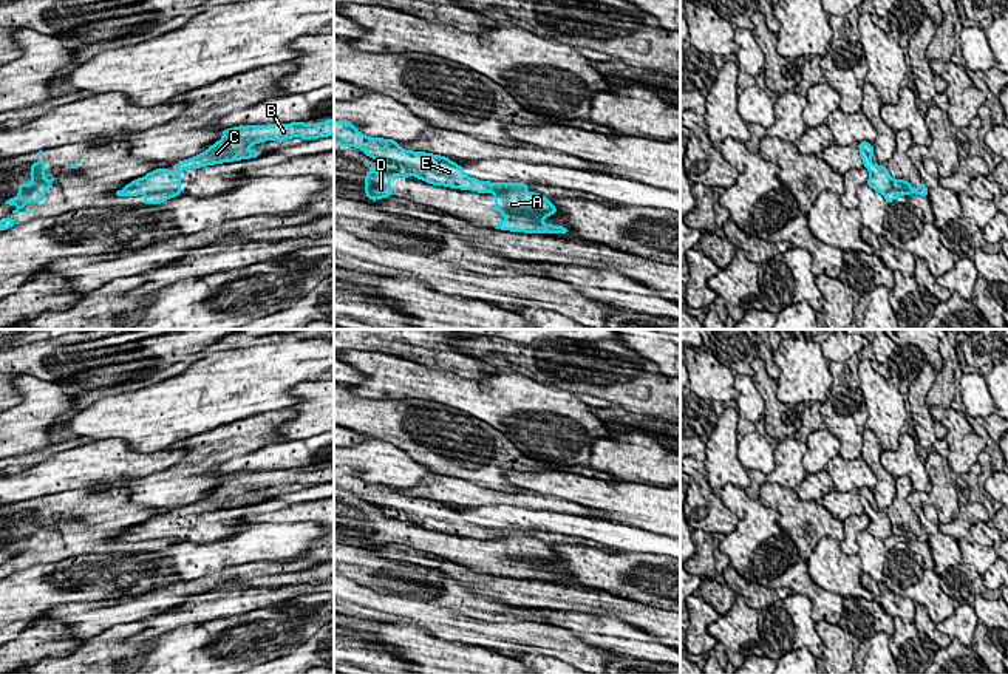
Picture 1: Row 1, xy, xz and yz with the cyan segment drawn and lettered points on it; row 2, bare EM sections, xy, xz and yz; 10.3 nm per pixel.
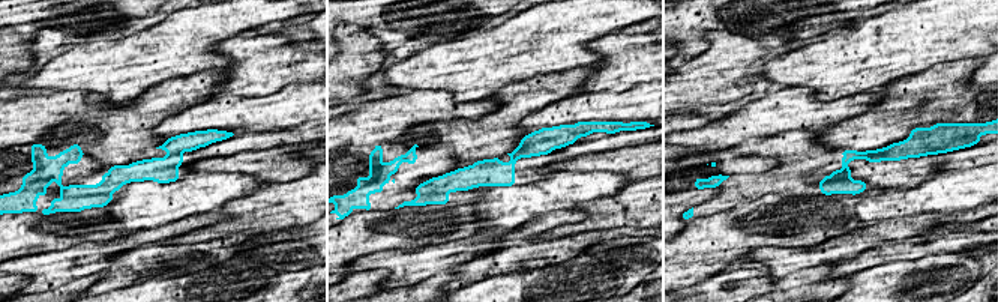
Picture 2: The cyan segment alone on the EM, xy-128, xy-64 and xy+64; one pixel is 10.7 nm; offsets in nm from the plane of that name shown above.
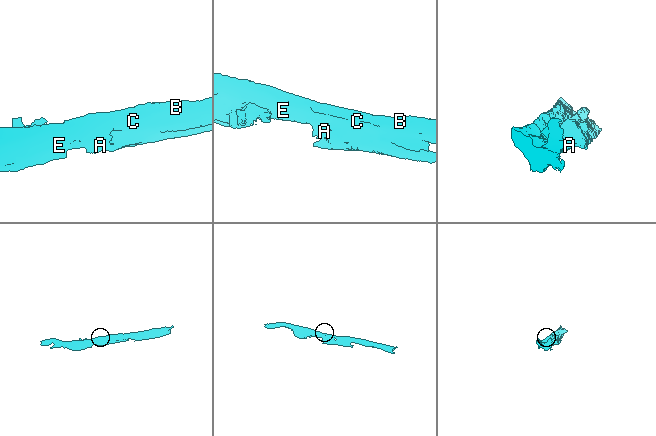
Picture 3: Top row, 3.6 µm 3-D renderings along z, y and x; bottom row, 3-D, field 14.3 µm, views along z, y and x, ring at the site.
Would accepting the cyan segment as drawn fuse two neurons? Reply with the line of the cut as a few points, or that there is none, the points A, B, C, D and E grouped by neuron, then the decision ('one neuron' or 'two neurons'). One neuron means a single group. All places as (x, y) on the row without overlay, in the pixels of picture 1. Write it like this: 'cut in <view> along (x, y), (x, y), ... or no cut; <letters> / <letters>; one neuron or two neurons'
cut in xy along (178, 540), (147, 538), (144, 541); A / B C D E; two neurons

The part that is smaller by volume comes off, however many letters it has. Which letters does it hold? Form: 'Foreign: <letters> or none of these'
Foreign: A

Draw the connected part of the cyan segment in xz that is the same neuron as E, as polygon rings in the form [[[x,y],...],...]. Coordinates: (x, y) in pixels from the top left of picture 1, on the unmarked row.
[[[334,467],[334,488],[345,495],[348,492],[360,495],[363,501],[383,510],[382,513],[369,512],[369,518],[365,521],[365,541],[371,547],[391,543],[391,526],[410,521],[433,532],[478,540],[527,536],[524,529],[490,529],[470,524],[461,512],[447,502],[405,496],[393,485],[366,482],[349,467]]]

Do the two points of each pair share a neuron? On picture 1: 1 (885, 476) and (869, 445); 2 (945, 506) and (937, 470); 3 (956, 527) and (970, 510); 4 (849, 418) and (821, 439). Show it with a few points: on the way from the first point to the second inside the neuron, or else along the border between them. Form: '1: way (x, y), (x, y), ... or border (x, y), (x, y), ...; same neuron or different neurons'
1: way (878, 469), (871, 453); same neuron
2: way (943, 496), (939, 479); same neuron
3: way (960, 523), (960, 517), (965, 512); same neuron
4: border (826, 428), (838, 441), (840, 453); different neurons

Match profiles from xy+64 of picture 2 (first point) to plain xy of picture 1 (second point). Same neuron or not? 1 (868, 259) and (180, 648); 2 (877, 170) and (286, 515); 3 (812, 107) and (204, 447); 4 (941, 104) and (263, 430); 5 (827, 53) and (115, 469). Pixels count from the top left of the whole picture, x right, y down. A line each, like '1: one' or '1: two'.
1: two
2: two
3: two
4: two
5: two

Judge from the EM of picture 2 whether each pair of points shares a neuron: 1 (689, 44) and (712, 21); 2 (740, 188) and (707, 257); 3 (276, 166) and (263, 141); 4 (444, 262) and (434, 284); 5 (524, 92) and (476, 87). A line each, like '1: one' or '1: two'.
1: one
2: two
3: two
4: two
5: two

